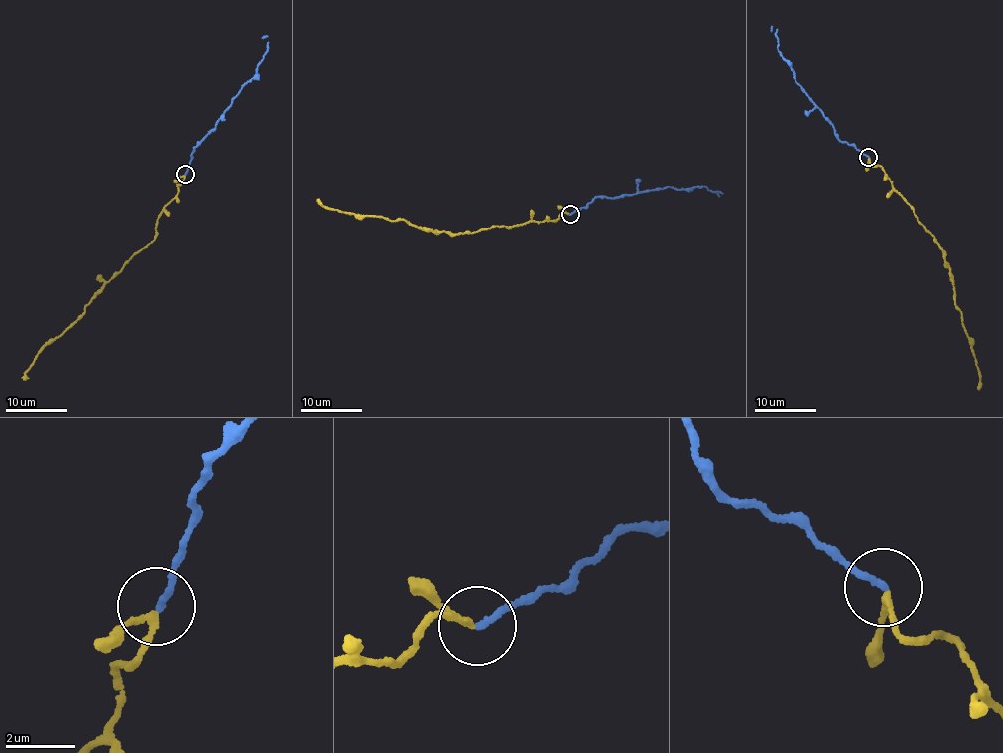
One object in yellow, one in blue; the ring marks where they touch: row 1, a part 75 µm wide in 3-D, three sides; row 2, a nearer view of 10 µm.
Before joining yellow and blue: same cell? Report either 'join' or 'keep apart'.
join

